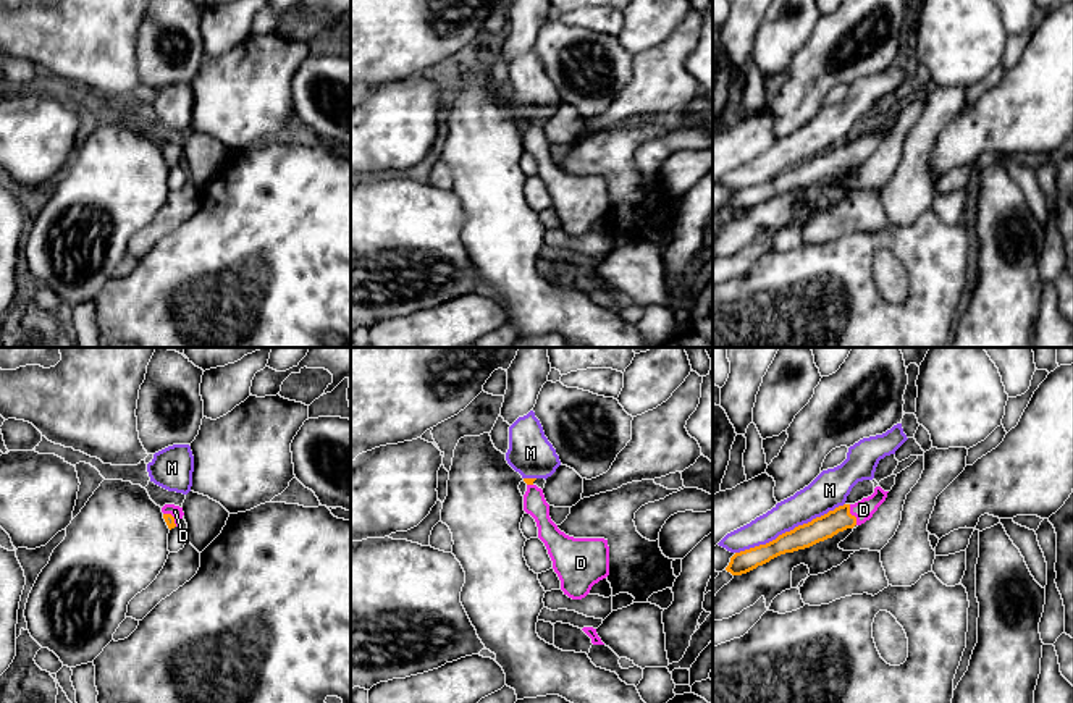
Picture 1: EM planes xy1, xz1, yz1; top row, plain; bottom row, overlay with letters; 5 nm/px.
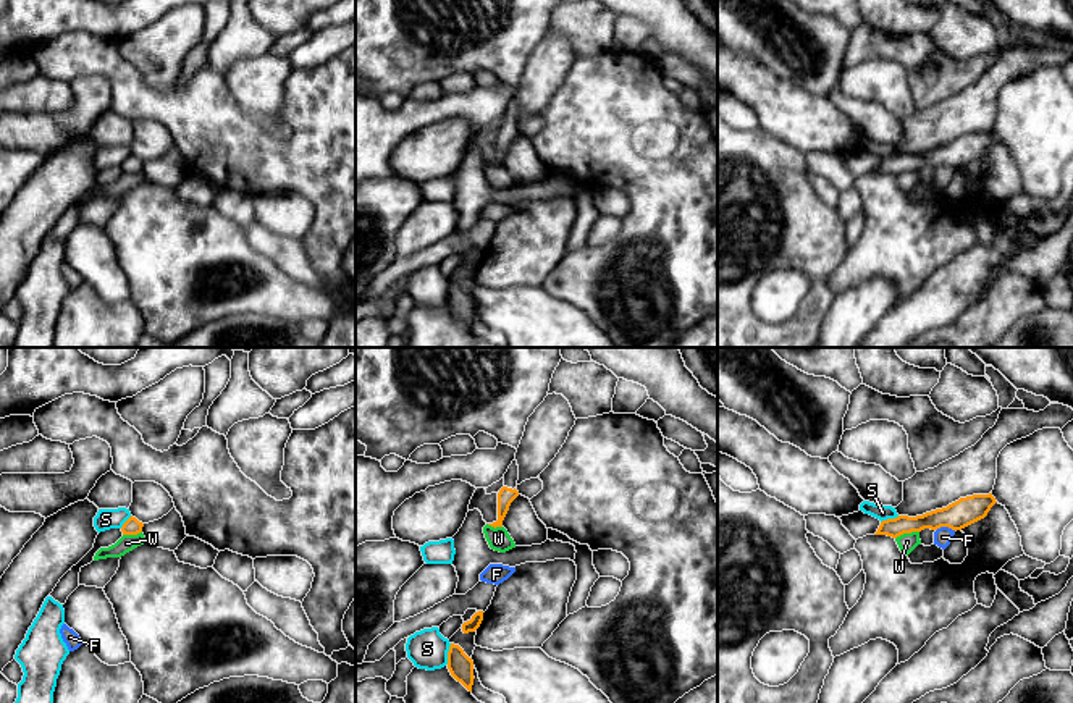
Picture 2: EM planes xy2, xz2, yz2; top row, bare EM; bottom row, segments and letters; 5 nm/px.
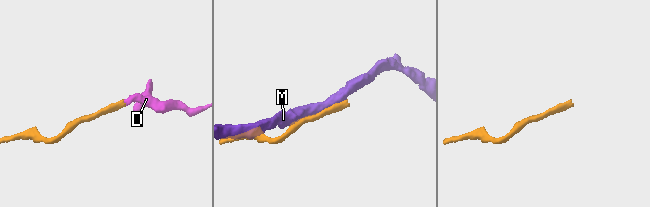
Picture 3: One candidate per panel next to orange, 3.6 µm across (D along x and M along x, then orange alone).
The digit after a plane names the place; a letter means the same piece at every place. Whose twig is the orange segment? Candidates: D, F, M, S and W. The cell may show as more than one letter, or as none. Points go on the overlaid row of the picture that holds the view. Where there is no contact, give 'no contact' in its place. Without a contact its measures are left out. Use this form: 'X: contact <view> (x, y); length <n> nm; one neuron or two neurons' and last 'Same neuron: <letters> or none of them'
D: contact yz1 (850, 514); length 110 nm; one neuron
F: contact yz2 (946, 526); length 100 nm; two neurons
M: contact yz1 (791, 530); length 600 nm; two neurons
S: contact xz2 (448, 653); length 110 nm; two neurons
W: contact yz2 (907, 532); length 130 nm; two neurons
Same neuron: D

